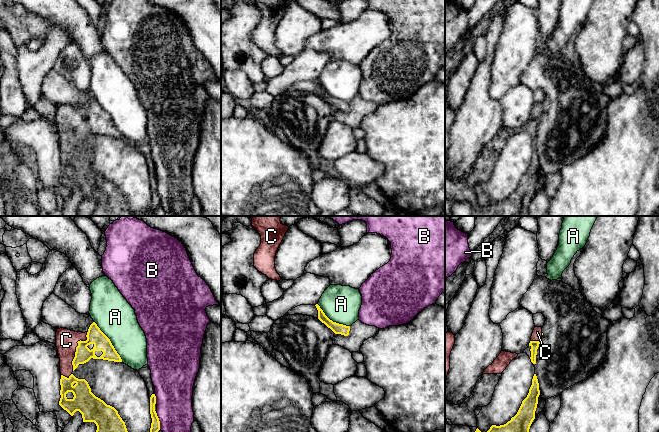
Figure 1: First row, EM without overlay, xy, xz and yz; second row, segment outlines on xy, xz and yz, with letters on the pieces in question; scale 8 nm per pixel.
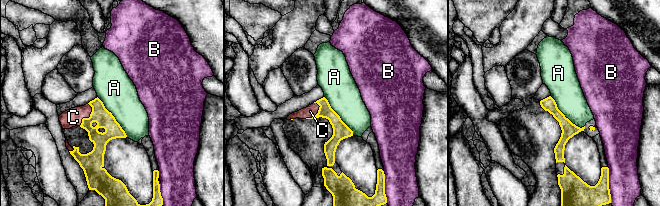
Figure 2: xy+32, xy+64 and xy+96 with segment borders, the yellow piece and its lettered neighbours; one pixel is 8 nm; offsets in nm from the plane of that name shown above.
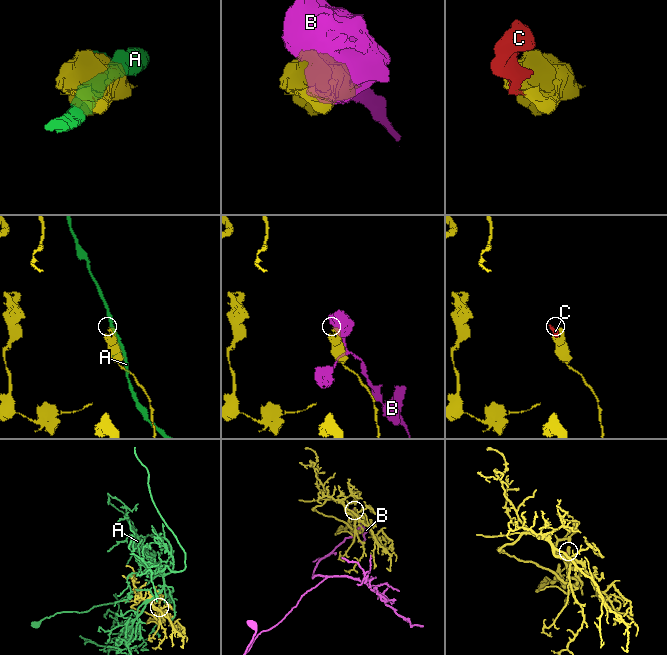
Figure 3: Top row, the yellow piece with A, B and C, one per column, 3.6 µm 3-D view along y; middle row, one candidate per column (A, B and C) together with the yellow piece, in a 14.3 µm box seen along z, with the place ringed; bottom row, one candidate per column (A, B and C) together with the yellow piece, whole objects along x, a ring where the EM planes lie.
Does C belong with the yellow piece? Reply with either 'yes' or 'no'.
yes

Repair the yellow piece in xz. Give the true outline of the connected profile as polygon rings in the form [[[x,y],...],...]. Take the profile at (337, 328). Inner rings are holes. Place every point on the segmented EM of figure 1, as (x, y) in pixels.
[[[318,304],[315,305],[318,310],[318,319],[324,323],[328,328],[330,328],[335,334],[341,334],[344,336],[349,335],[350,326],[339,324],[330,320]]]

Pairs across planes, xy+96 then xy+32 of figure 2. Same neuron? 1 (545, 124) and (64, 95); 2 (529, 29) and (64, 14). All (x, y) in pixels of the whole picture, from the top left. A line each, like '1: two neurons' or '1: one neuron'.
1: two neurons
2: two neurons

